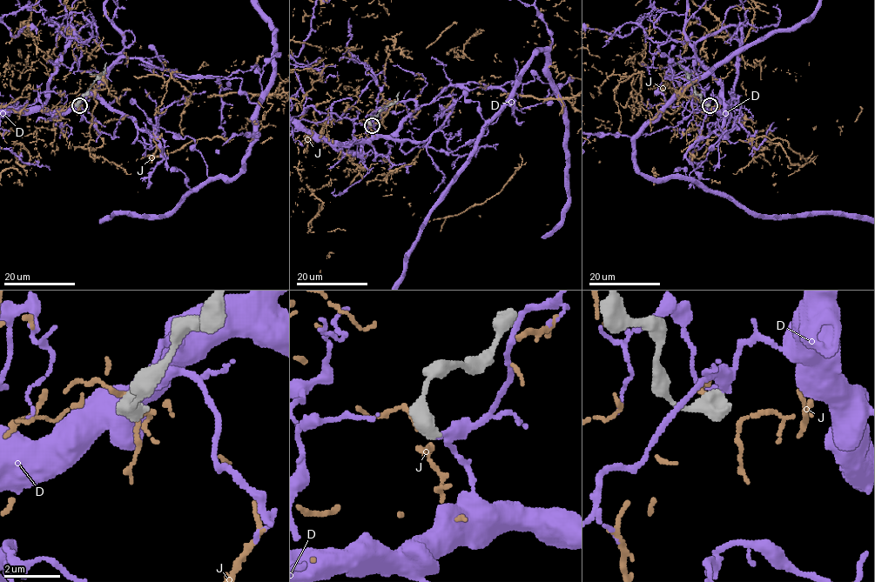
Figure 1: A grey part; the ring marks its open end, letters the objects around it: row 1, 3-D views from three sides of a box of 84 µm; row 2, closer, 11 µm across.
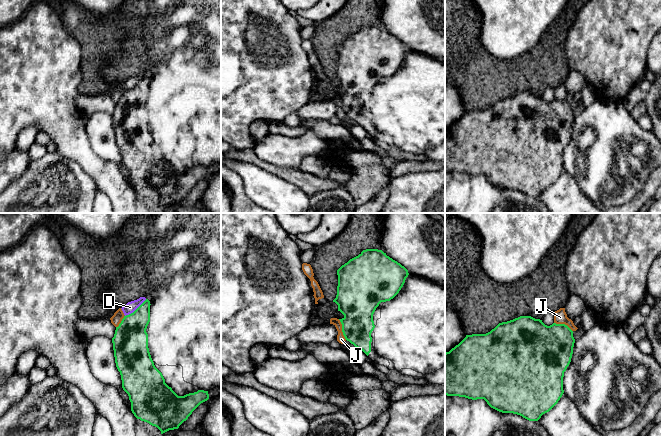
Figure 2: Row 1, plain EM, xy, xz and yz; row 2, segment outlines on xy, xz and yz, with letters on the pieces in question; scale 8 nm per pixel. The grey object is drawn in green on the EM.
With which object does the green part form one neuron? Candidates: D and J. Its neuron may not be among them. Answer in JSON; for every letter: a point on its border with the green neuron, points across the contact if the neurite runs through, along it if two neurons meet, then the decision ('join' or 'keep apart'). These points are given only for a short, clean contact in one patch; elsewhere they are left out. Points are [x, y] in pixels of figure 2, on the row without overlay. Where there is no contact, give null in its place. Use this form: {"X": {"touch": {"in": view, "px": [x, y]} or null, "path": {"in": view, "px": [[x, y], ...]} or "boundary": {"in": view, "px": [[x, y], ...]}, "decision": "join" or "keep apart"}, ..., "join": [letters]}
{"D": {"touch": {"in": "xy", "px": [136, 85]}, "boundary": {"in": "xy", "px": [[146, 75], [125, 92]]}, "decision": "keep apart"}, "J": {"touch": {"in": "xz", "px": [342, 105]}, "boundary": {"in": "xz", "px": [[338, 95], [341, 100], [342, 110], [346, 115]]}, "decision": "keep apart"}, "join": []}

